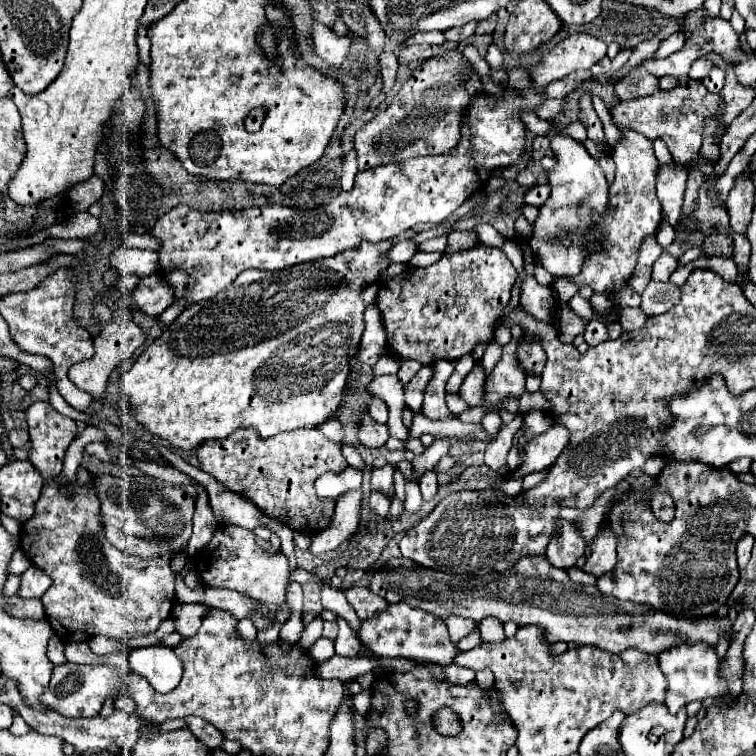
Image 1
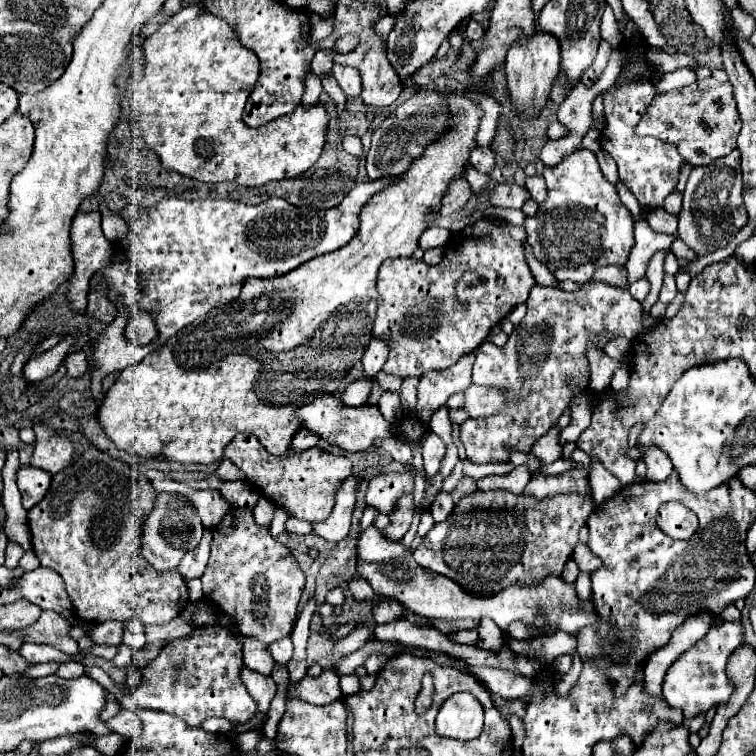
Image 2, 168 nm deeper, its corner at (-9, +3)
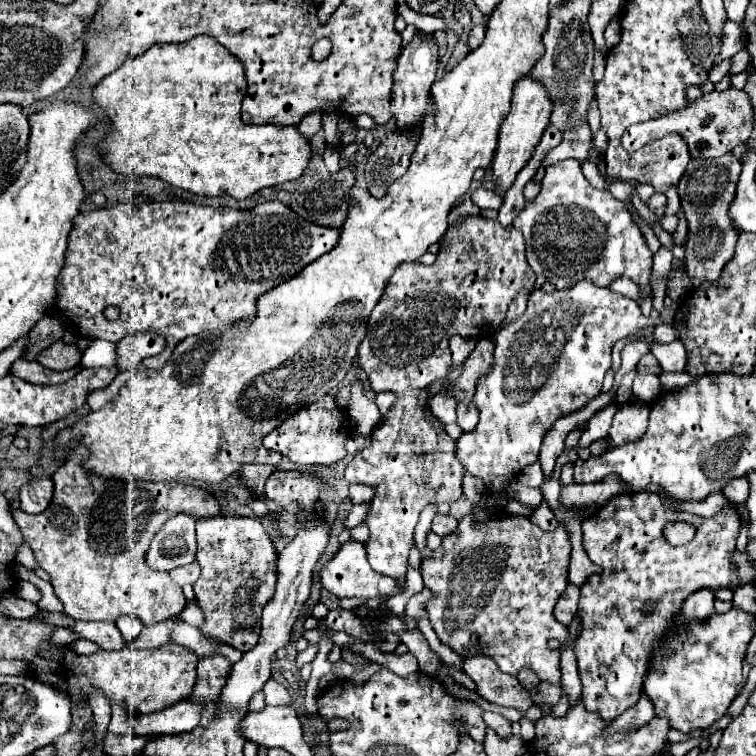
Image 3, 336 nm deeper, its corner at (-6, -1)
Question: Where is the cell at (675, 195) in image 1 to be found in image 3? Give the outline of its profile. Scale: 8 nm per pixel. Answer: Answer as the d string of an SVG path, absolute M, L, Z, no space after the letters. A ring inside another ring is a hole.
M660 192L652 194L650 200L648 200L648 208L654 212L654 216L660 218L664 214L664 210L666 210L666 196L660 194Z

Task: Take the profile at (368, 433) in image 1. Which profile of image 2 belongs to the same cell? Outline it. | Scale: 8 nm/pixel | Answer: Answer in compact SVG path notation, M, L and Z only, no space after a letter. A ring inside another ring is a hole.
M323 394L323 396L315 398L313 402L303 404L299 408L299 418L303 420L301 428L309 428L309 430L317 432L323 440L329 440L347 452L365 452L375 444L375 440L387 440L393 436L391 424L381 416L381 412L375 404L347 406L331 394Z

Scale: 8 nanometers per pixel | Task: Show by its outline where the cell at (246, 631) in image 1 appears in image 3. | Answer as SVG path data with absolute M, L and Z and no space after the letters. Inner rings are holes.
M112 706L112 716L110 726L108 726L108 732L112 732L114 736L124 736L124 734L132 734L132 726L128 722L128 716L124 712L124 708L118 706Z

